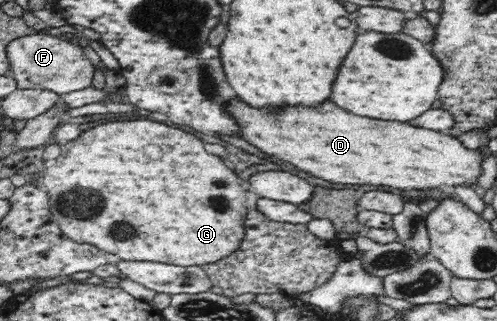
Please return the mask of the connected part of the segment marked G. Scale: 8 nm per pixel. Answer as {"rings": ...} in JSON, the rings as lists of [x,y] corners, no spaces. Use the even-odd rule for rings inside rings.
{"rings":[[[156,121],[106,123],[82,132],[74,141],[59,144],[58,157],[44,163],[38,184],[52,203],[58,203],[58,197],[70,191],[66,199],[60,201],[62,213],[78,219],[92,219],[116,241],[132,237],[152,237],[160,239],[160,243],[172,241],[172,255],[166,257],[170,261],[160,263],[182,267],[205,266],[228,257],[240,247],[244,239],[244,221],[249,211],[246,208],[247,191],[236,172],[228,169],[220,157],[206,153],[204,145],[194,135]],[[90,189],[98,191],[102,199],[92,199]]]}

